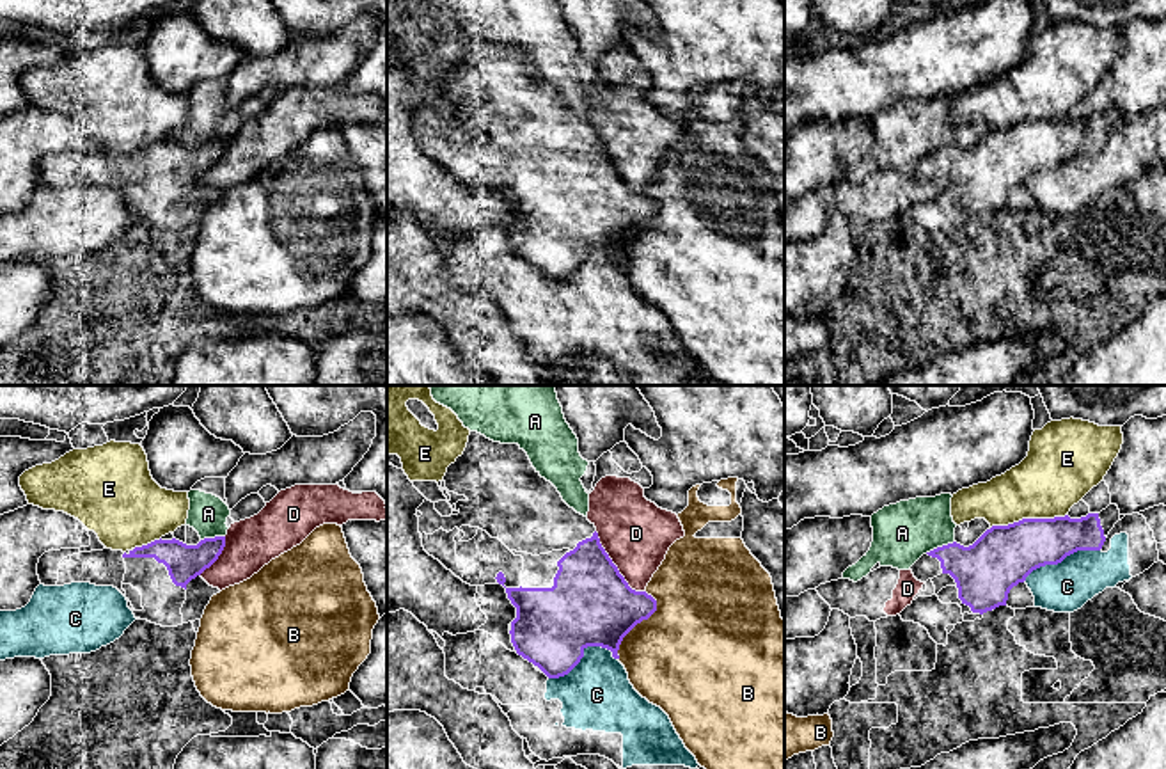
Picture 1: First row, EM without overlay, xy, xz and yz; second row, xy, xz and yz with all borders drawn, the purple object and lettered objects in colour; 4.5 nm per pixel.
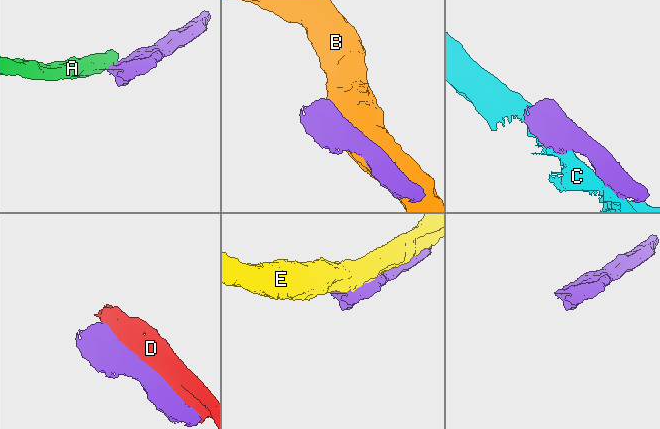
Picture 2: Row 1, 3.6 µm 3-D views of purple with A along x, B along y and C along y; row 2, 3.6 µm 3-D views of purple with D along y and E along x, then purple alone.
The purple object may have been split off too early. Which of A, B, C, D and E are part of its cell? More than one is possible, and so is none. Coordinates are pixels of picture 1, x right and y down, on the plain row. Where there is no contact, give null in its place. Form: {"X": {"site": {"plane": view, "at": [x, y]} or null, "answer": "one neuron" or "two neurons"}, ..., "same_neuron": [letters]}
{"A": {"site": {"plane": "yz", "at": [939, 150]}, "answer": "two neurons"}, "B": {"site": {"plane": "xz", "at": [638, 224]}, "answer": "two neurons"}, "C": {"site": {"plane": "xz", "at": [582, 256]}, "answer": "two neurons"}, "D": {"site": {"plane": "xz", "at": [616, 169]}, "answer": "two neurons"}, "E": {"site": {"plane": "yz", "at": [1028, 121]}, "answer": "two neurons"}, "same_neuron": []}

